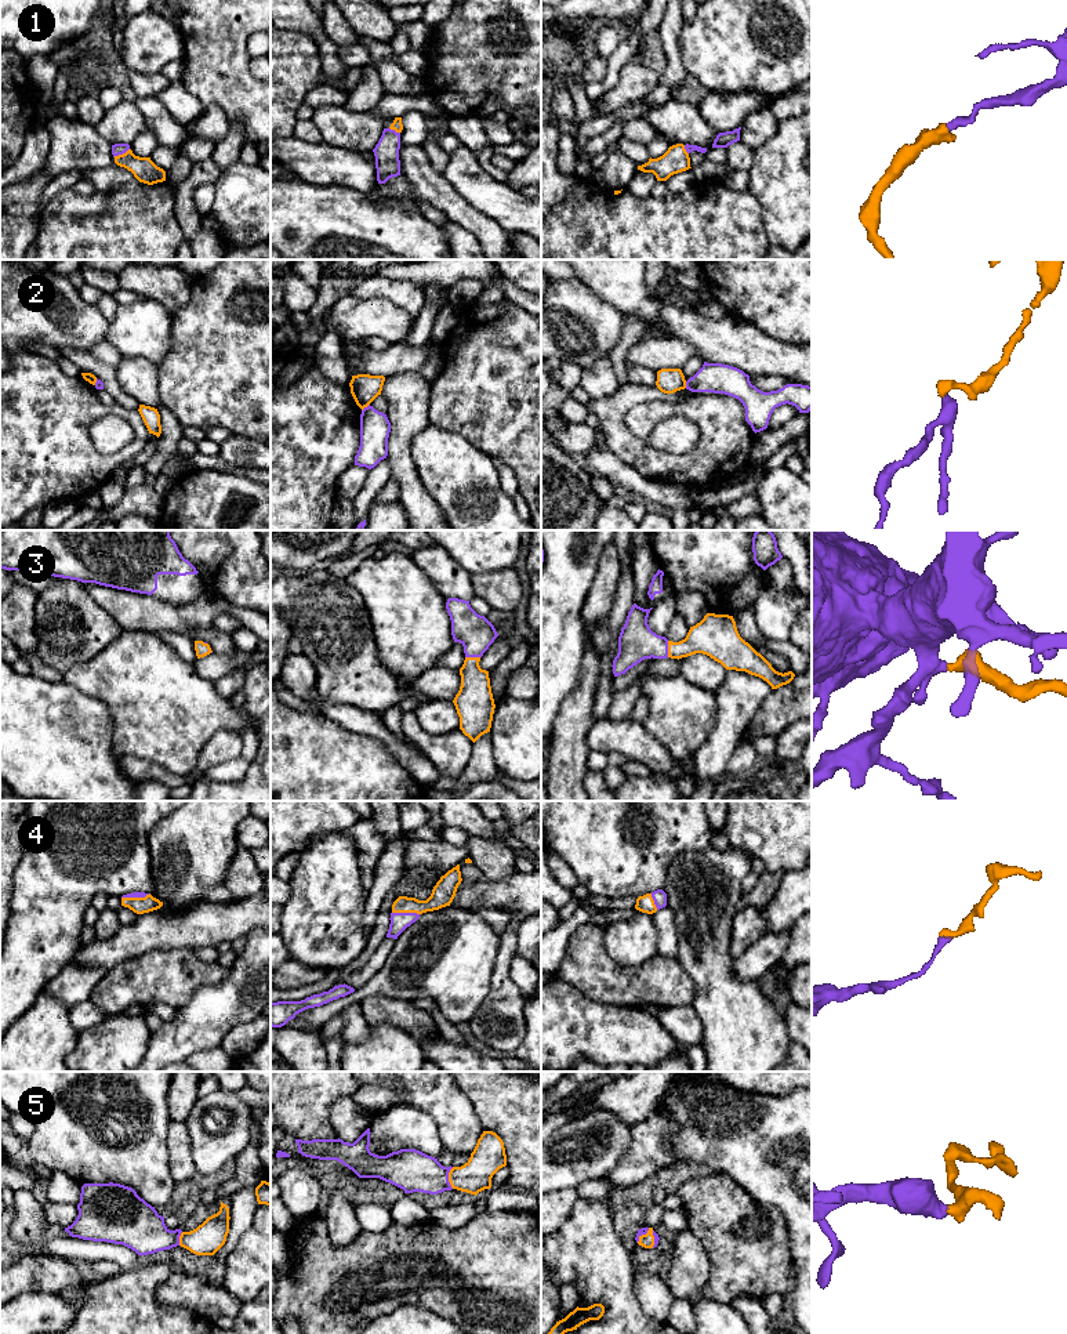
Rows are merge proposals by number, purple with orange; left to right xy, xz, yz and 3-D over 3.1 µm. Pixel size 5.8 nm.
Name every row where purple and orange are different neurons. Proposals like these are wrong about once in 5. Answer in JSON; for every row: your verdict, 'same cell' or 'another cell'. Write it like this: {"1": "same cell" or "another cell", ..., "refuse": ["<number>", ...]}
{"1": "same cell", "2": "another cell", "3": "same cell", "4": "same cell", "5": "same cell", "refuse": ["2"]}

